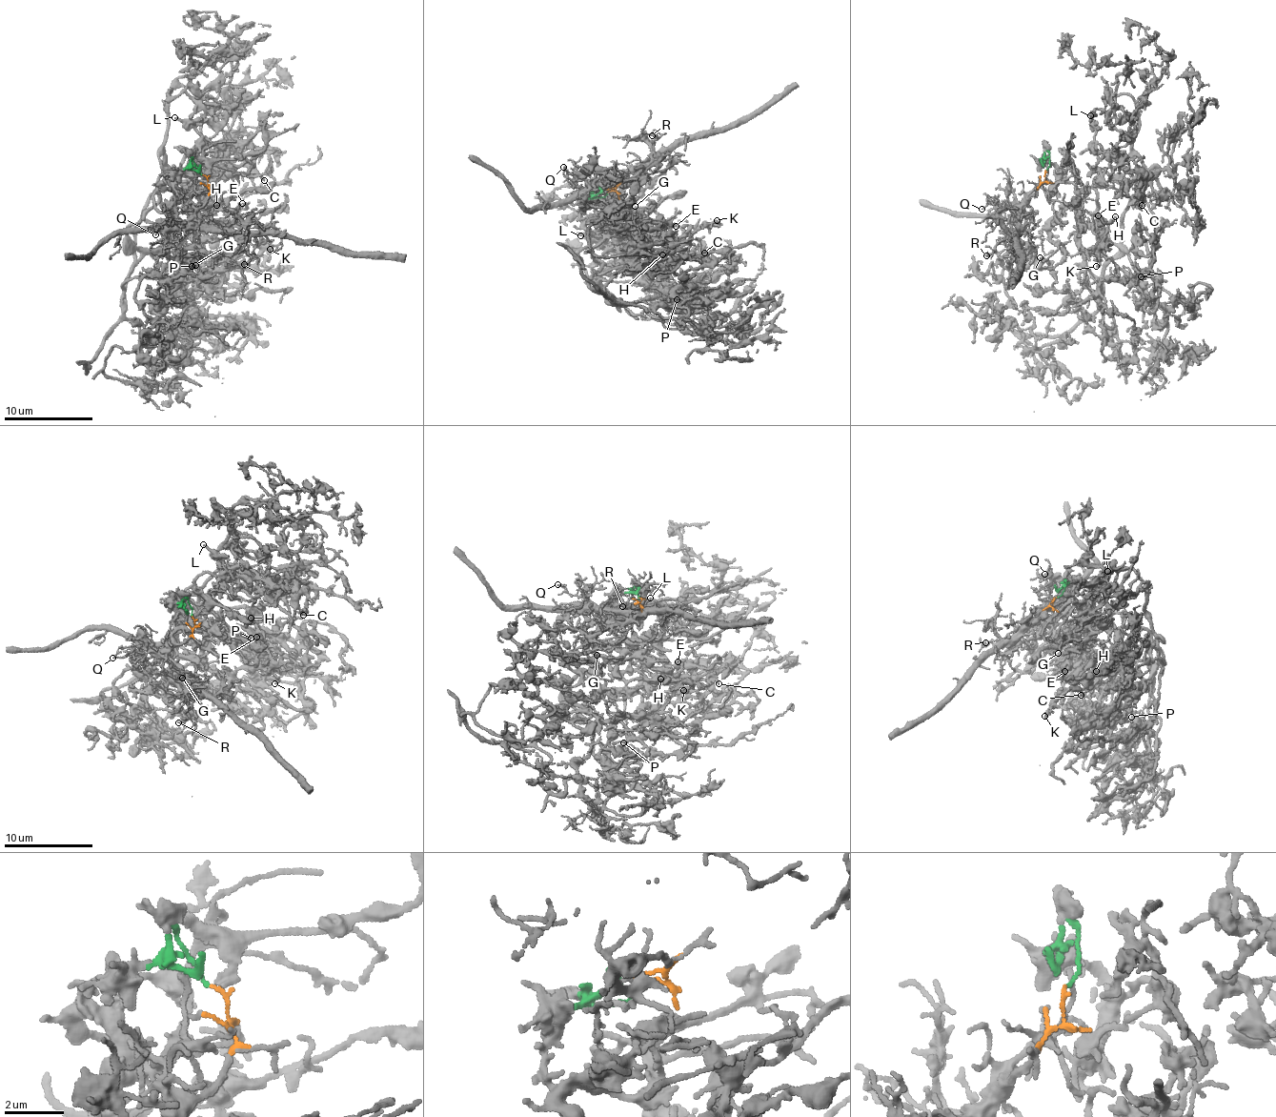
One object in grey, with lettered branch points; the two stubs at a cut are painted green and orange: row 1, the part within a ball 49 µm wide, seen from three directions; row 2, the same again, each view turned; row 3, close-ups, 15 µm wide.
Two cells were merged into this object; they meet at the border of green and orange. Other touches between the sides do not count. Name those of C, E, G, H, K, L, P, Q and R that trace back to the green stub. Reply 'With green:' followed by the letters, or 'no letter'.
With green: C, E, G, H, K, L, P

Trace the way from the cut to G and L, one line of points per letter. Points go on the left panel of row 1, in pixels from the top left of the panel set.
G: (202, 175), (166, 176), (198, 229), (178, 255), (183, 278), (152, 305), (196, 266)
L: (202, 175), (166, 176), (185, 208), (153, 201), (163, 172), (181, 173), (201, 145), (219, 143), (173, 117)

